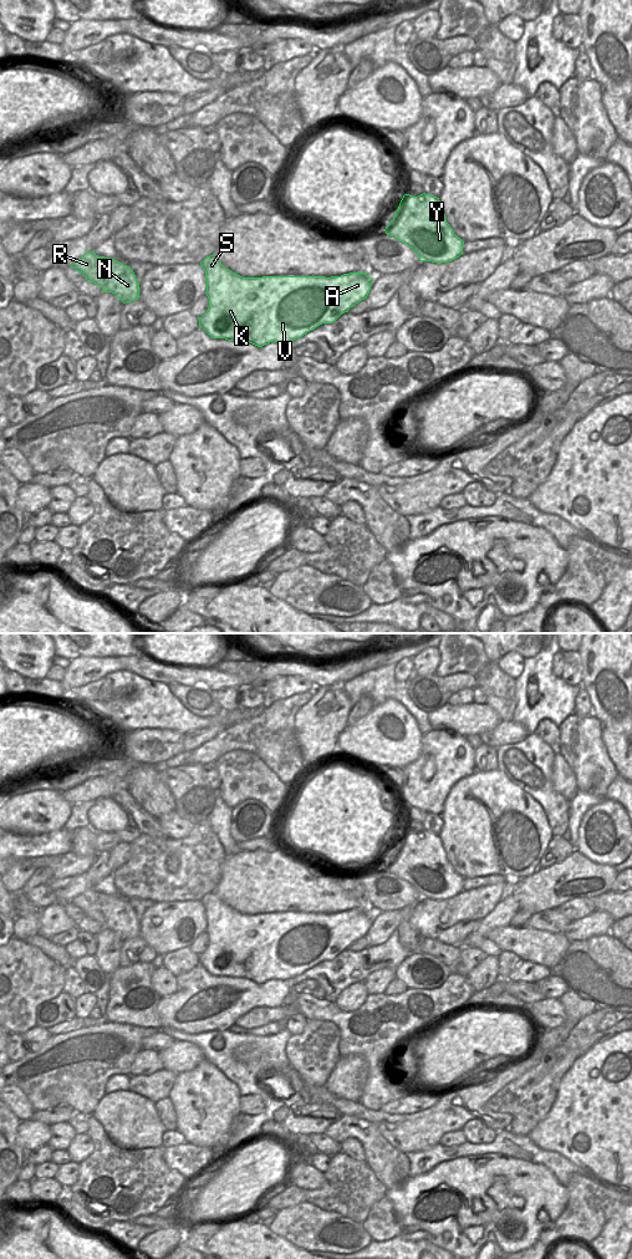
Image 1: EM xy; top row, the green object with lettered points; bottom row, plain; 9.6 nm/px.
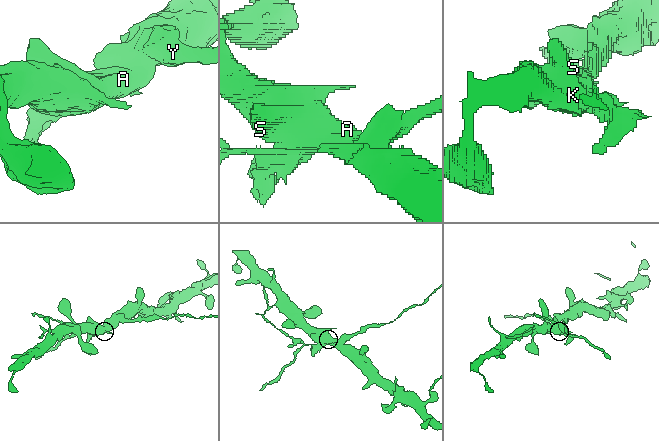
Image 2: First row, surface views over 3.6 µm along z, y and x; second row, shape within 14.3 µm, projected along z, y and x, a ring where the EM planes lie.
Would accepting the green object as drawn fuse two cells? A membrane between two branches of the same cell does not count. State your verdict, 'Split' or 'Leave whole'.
Split.

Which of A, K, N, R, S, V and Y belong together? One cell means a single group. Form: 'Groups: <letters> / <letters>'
Groups: A N R V Y / K S.

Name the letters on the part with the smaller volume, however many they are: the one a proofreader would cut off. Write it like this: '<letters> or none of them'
A, N, R, V, Y

